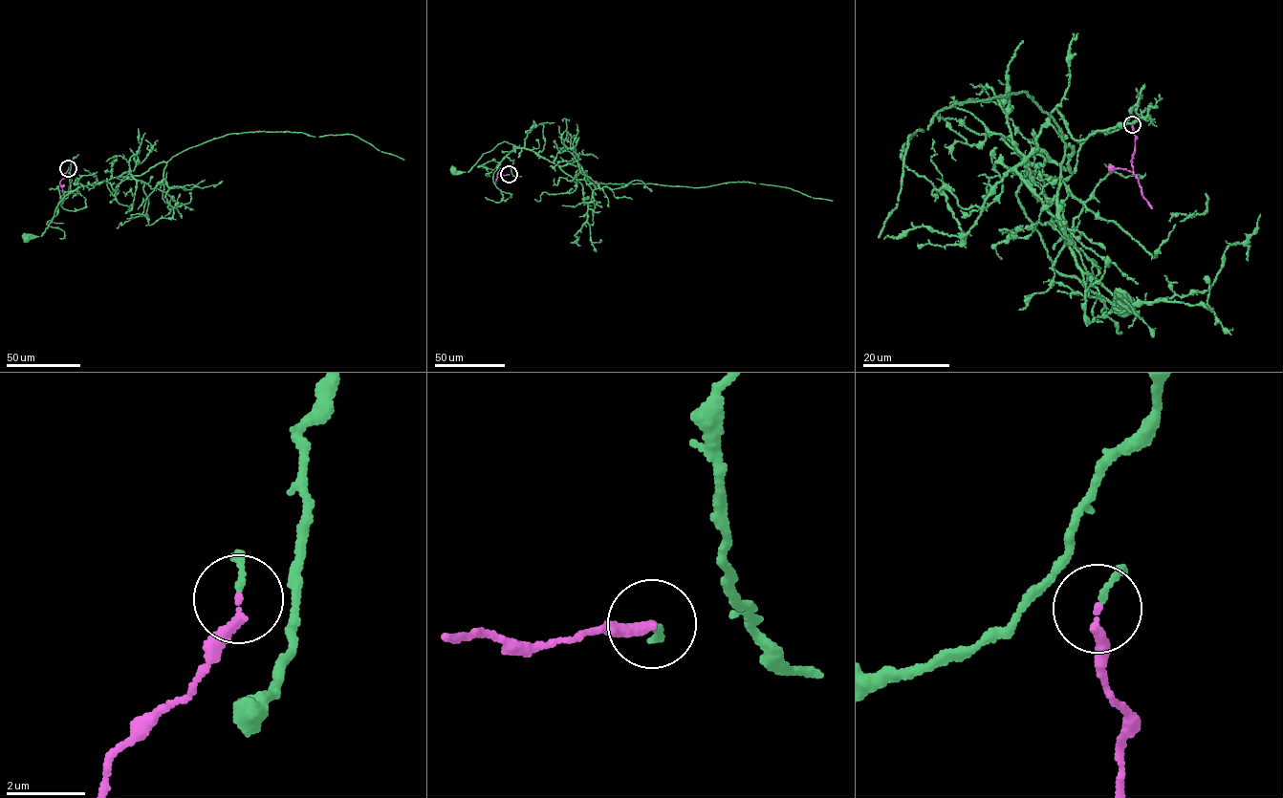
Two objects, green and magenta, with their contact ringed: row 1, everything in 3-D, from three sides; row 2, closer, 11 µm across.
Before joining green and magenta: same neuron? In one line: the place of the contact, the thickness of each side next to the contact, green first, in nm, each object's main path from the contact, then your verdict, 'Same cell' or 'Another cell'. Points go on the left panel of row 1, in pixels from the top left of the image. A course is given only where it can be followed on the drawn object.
Place: (68, 168). Thickness 140 nm (green) against 220 nm. Course of green: (68, 168), (69, 187), (65, 192), (72, 191), (56, 207), (52, 221), (41, 236), (26, 238). Course of magenta: (68, 168), (59, 182), (65, 196). Same cell

